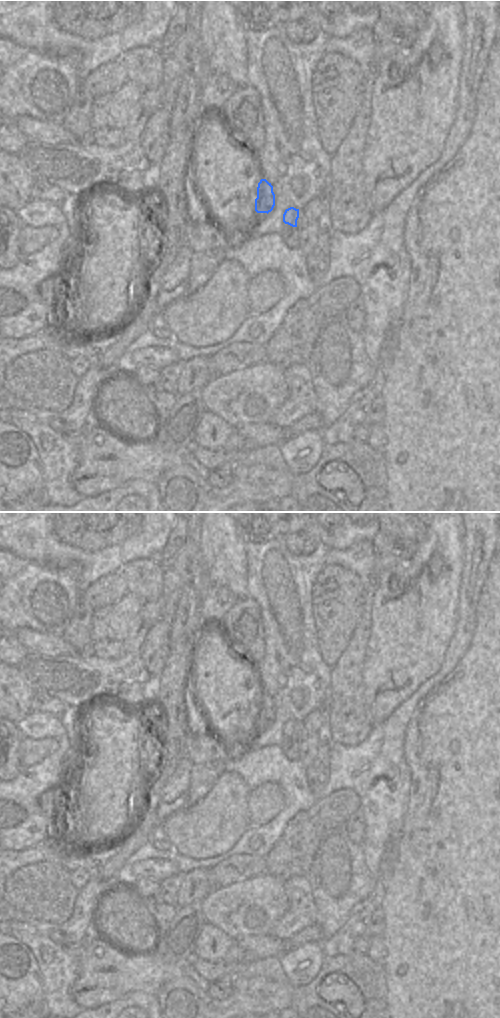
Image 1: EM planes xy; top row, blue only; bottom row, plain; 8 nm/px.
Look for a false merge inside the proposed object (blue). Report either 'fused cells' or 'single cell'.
fused cells

